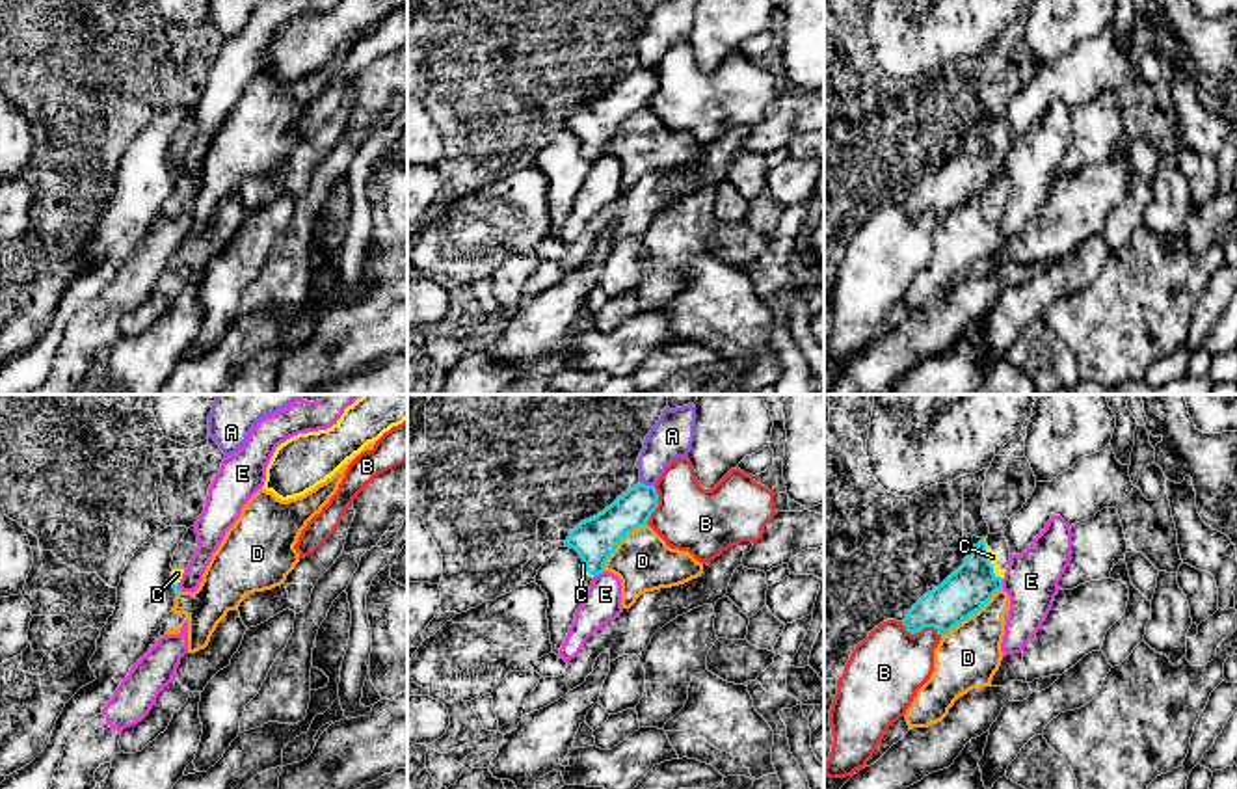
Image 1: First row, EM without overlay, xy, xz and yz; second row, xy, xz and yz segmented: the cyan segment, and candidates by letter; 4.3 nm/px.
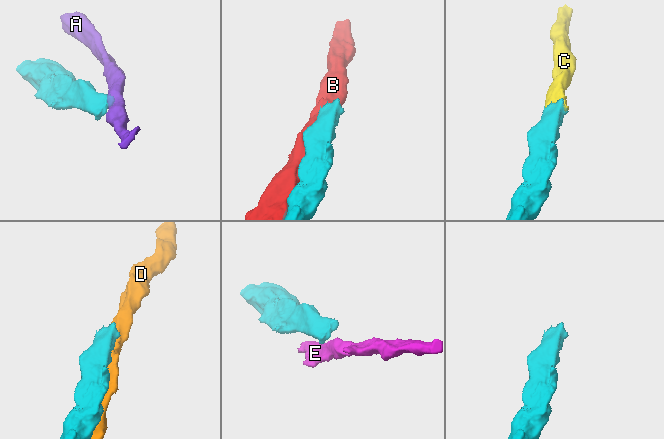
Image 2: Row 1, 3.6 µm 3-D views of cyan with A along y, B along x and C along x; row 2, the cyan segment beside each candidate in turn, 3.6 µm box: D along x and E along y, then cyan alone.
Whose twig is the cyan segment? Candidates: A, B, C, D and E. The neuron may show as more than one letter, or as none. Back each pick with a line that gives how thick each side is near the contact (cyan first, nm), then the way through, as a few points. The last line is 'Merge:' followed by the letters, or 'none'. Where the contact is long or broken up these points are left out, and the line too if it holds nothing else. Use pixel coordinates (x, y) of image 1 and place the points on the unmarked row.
C: calibres 200 and 50 nm
Merge: C

